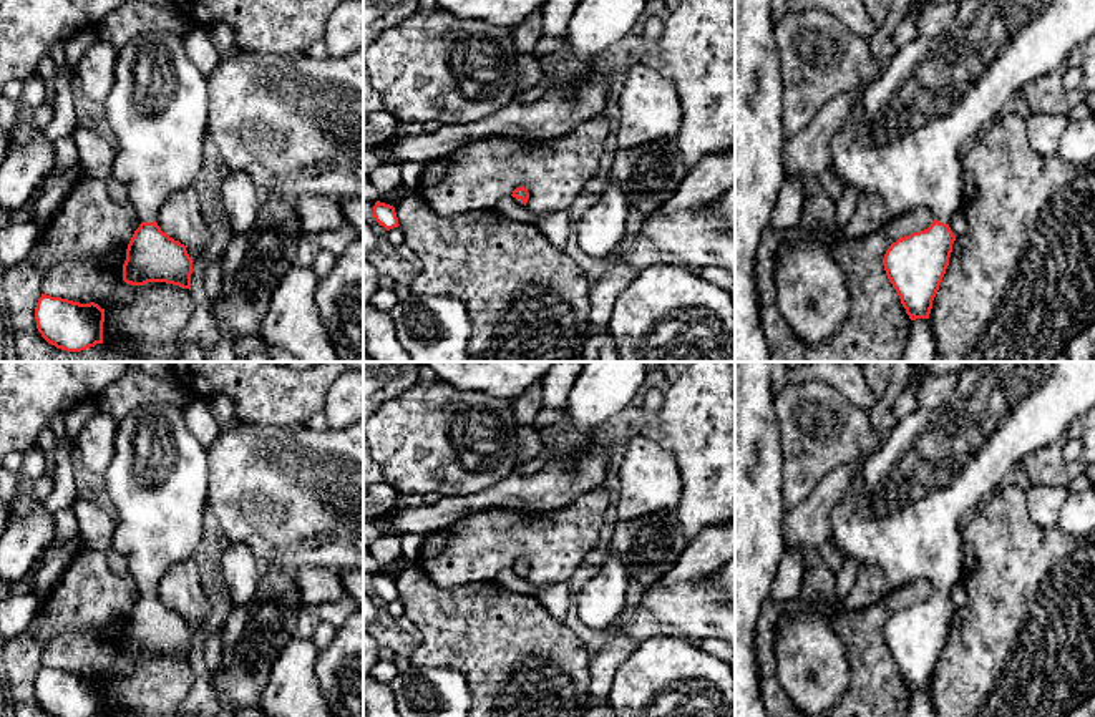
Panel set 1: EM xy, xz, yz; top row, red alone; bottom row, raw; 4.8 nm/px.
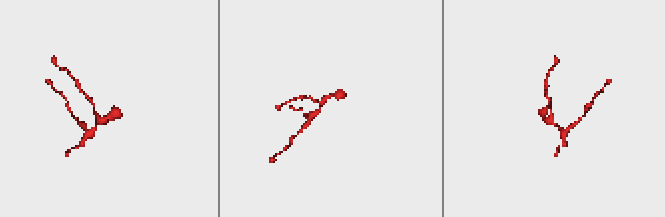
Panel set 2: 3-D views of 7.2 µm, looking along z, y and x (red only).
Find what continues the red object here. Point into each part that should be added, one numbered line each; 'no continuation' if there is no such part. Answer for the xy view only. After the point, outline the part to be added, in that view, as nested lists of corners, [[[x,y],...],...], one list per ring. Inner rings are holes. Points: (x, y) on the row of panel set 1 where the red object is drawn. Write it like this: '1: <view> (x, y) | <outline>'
1: xy (156, 108) | [[[139,35],[119,48],[114,83],[98,110],[118,139],[113,179],[126,189],[138,219],[154,222],[163,202],[192,184],[207,138],[207,83],[187,56],[182,37]]]

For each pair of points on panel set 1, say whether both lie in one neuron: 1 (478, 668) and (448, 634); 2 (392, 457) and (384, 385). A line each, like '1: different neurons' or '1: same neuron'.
1: same neuron
2: different neurons

